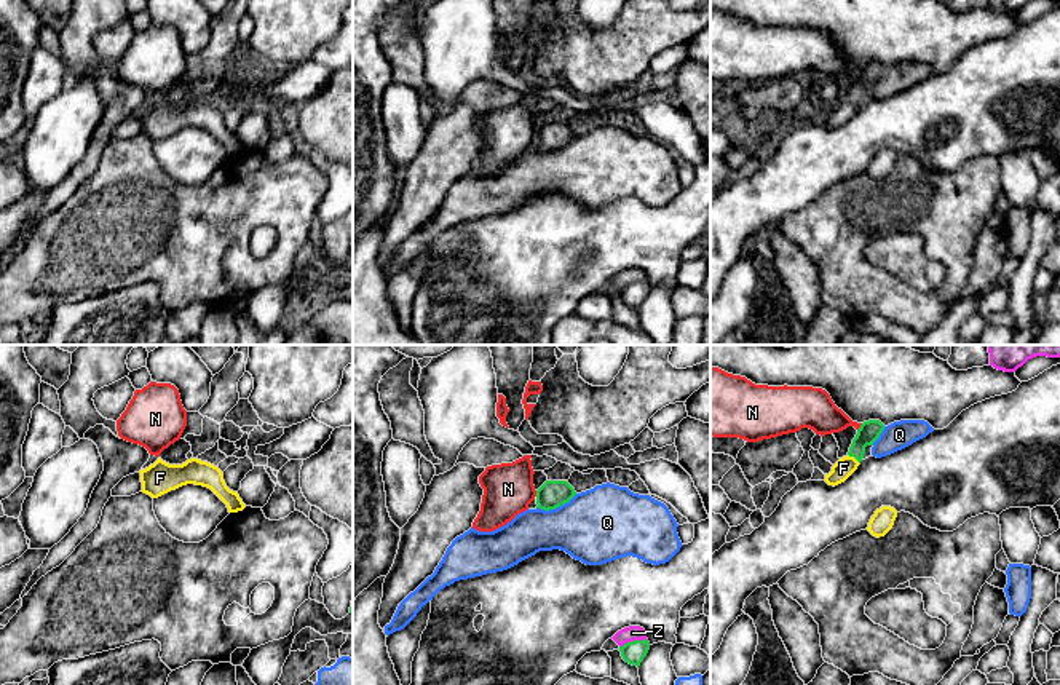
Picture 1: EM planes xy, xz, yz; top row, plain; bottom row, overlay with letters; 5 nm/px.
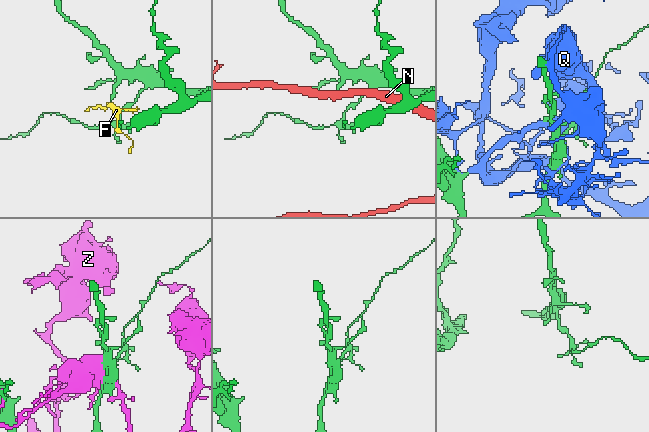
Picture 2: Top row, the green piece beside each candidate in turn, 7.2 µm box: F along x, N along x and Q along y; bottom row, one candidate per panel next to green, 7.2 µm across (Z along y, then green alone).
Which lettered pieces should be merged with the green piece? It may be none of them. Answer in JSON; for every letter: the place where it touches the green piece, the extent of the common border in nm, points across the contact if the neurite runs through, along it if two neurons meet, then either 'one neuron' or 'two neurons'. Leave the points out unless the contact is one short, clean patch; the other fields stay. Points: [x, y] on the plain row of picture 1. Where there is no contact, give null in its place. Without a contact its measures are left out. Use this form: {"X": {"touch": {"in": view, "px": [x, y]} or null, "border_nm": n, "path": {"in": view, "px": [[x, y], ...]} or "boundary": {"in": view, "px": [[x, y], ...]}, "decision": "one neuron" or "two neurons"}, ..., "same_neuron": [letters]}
{"F": {"touch": {"in": "yz", "px": [854, 99]}, "border_nm": 80, "path": {"in": "yz", "px": [[869, 74], [859, 85], [854, 99], [843, 110]]}, "decision": "one neuron"}, "N": {"touch": {"in": "yz", "px": [861, 69]}, "border_nm": 50, "boundary": {"in": "yz", "px": [[862, 66], [858, 72]]}, "decision": "two neurons"}, "Q": {"touch": {"in": "xz", "px": [556, 149]}, "border_nm": 220, "decision": "two neurons"}, "Z": {"touch": {"in": "xz", "px": [634, 283]}, "border_nm": 150, "decision": "two neurons"}, "same_neuron": ["F"]}

